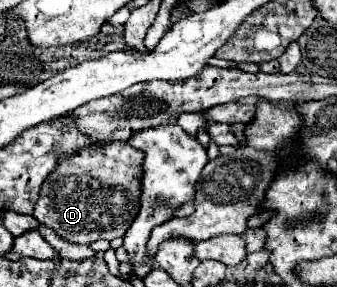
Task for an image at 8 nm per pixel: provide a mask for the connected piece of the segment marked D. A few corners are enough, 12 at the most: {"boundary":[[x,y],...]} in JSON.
{"boundary":[[140,150],[60,160],[32,216],[70,244],[124,236]]}

